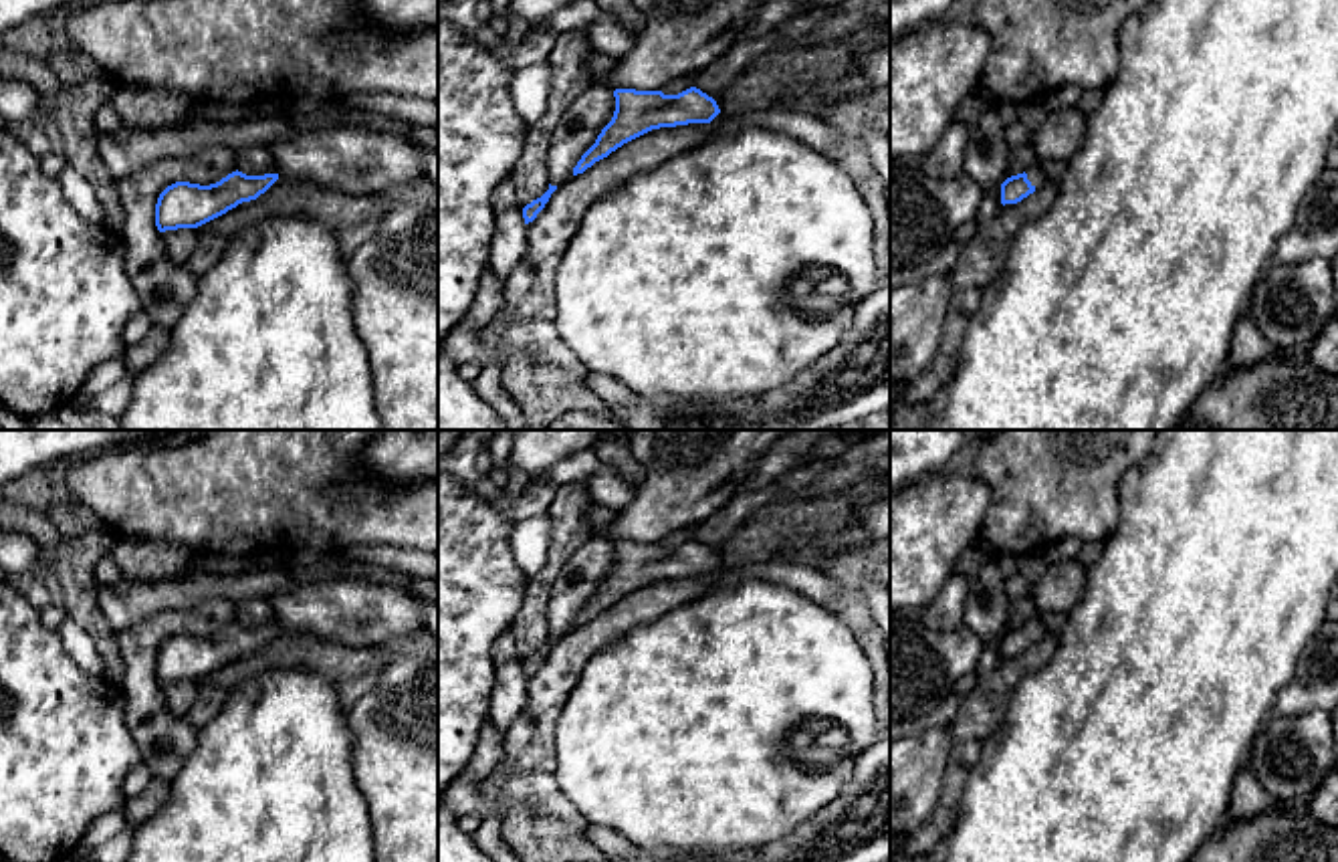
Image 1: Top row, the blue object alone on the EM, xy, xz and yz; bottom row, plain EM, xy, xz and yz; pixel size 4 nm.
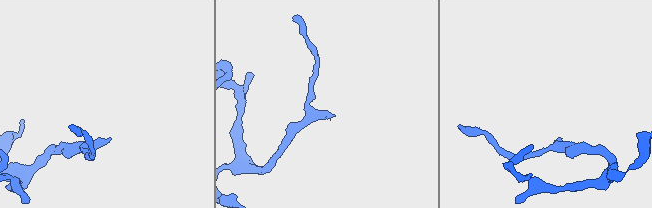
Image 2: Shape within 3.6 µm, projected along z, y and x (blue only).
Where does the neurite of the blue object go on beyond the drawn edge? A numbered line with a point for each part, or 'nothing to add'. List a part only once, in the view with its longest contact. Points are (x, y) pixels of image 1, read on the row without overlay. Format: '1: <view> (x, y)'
1: yz (1036, 626)

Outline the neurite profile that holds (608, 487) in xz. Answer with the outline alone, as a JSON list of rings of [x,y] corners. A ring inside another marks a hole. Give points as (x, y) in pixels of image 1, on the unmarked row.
[[[605,462],[595,468],[587,489],[595,505],[616,511],[628,507],[634,499],[632,484],[616,466]]]

